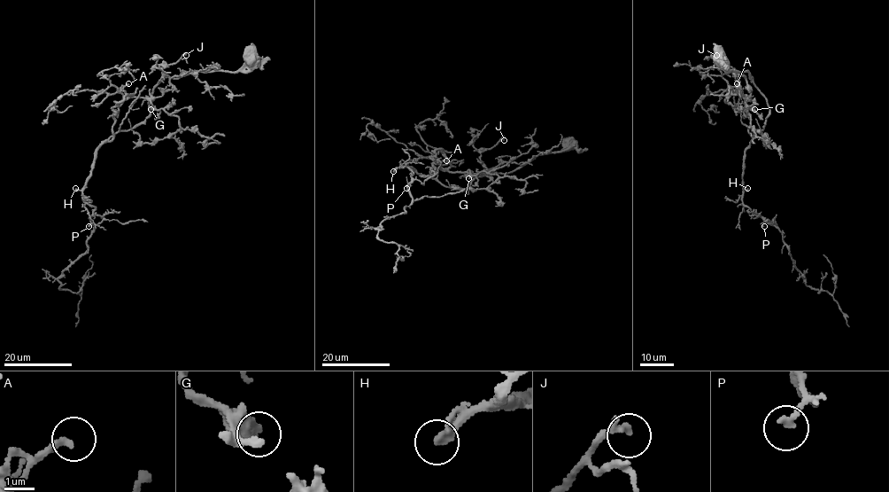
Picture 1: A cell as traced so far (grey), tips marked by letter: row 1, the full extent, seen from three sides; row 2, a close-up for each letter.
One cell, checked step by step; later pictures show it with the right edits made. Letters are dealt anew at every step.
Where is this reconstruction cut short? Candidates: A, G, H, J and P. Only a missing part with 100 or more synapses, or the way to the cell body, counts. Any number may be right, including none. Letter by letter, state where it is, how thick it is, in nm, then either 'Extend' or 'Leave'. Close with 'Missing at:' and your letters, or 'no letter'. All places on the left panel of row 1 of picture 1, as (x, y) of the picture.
A: Place: (128, 83). Thickness 260 nm. Leave
G: Place: (150, 109). Thickness 480 nm. Leave
H: Place: (75, 188). Thickness 340 nm. Extend
J: Place: (186, 55). Thickness 240 nm. Leave
P: Place: (88, 226). Thickness 200 nm. Leave
Missing at: H

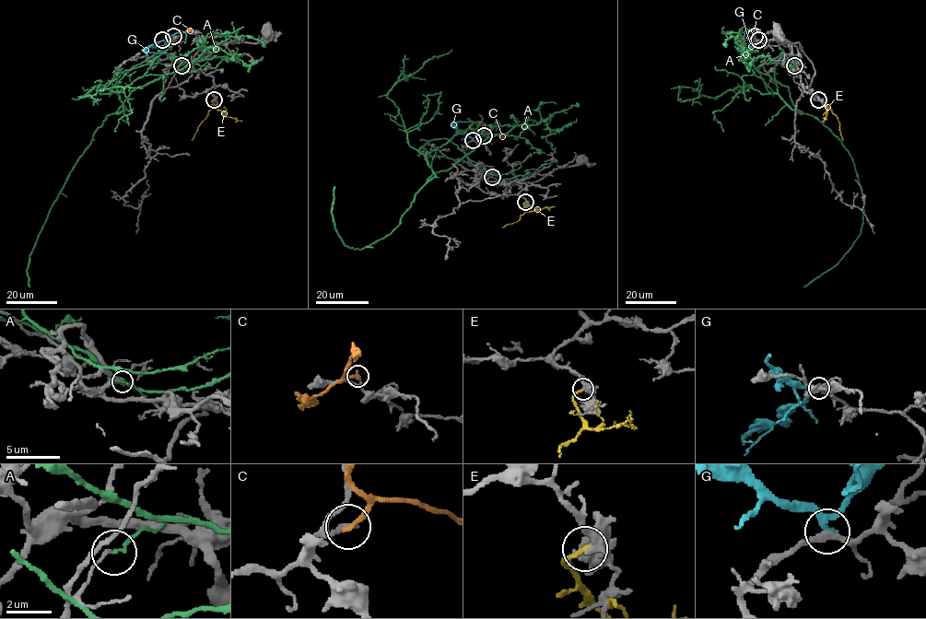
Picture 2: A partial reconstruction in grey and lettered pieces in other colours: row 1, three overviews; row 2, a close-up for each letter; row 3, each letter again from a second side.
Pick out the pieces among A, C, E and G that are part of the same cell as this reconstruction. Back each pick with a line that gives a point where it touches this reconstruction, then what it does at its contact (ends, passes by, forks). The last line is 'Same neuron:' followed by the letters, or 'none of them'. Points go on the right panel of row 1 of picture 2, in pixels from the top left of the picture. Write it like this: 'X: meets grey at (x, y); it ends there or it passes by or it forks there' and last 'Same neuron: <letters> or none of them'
Same neuron: none of them

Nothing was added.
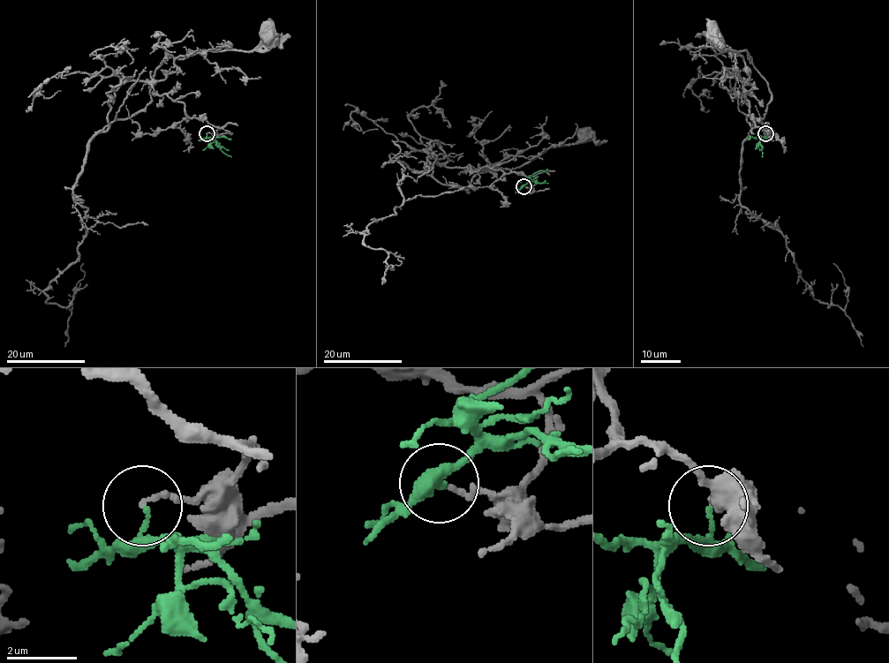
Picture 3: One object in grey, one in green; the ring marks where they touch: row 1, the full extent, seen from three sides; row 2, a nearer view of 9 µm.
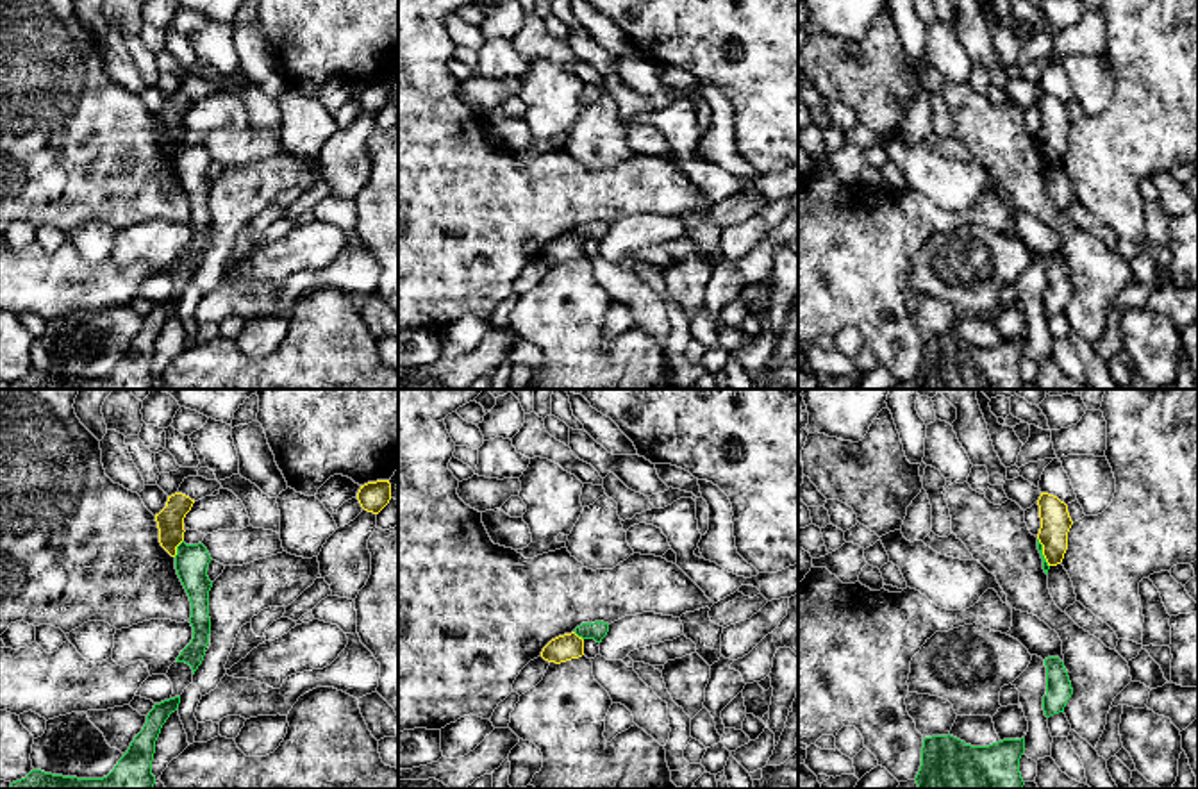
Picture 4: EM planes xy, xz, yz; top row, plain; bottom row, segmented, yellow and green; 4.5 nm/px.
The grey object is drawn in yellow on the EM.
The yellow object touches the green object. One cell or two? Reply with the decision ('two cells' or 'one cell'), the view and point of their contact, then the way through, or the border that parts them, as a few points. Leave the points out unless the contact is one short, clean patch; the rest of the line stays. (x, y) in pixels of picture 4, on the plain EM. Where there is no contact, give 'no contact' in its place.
two cells; meets yellow in xy at (175, 149); border along xy (183, 140), (174, 156)

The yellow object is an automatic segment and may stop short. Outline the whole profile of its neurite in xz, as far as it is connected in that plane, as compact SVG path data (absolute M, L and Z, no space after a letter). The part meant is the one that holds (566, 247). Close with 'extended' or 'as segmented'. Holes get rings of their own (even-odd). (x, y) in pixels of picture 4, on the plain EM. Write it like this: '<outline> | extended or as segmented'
M575 232L552 239L541 252L541 257L548 262L566 262L584 255L584 239Z | as segmented

